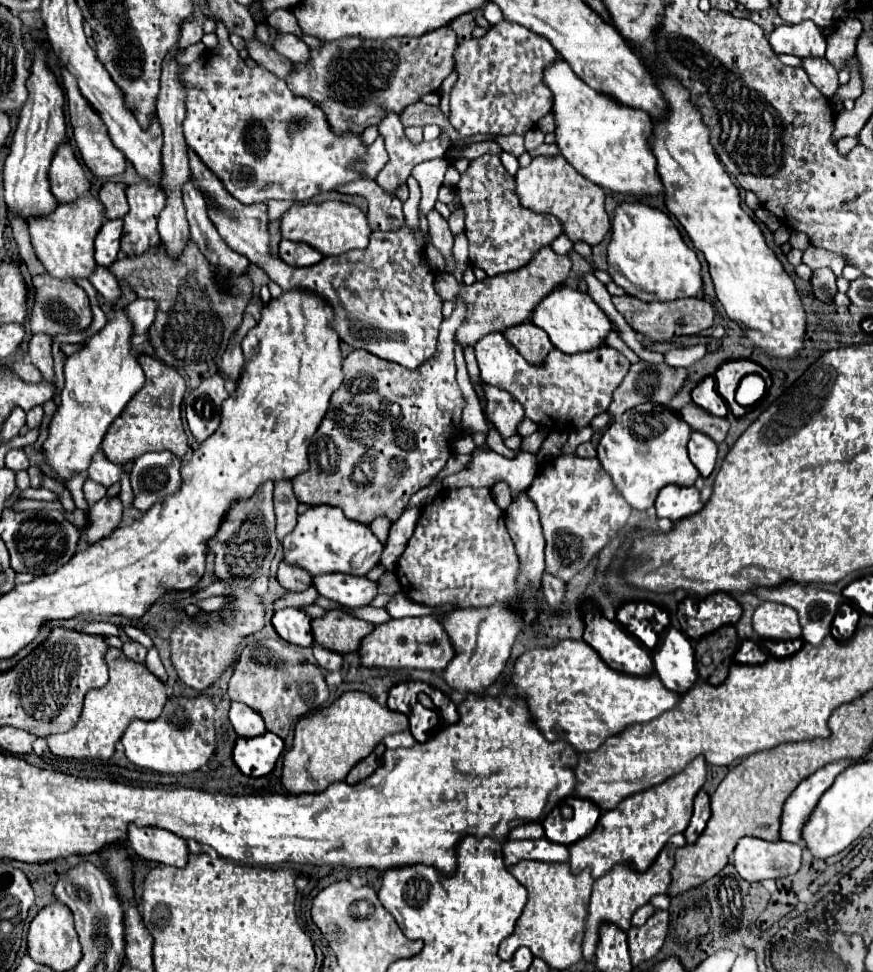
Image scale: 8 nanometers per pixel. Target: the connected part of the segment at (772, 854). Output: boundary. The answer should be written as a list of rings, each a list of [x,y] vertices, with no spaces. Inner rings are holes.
[[[742,837],[734,849],[734,867],[746,881],[764,881],[792,875],[802,865],[804,849],[788,841]]]

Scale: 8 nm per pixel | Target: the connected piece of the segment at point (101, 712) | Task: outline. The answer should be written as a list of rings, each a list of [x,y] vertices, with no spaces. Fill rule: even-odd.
[[[112,647],[106,653],[106,663],[110,669],[110,681],[104,687],[86,693],[84,711],[78,725],[70,729],[70,733],[56,733],[46,739],[54,755],[76,759],[110,759],[114,755],[116,741],[122,737],[130,721],[152,721],[160,717],[162,707],[168,701],[166,685],[154,673],[150,673],[146,665],[128,659],[122,649]]]

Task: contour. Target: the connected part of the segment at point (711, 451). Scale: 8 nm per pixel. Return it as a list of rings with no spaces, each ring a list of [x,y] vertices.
[[[692,431],[690,441],[688,441],[688,453],[690,453],[690,461],[696,465],[700,475],[708,477],[714,469],[714,463],[716,463],[714,441],[710,441],[710,437],[706,437],[704,433]]]

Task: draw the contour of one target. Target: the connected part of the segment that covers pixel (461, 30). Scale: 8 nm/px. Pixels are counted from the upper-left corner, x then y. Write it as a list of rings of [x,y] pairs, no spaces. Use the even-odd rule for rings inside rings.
[[[476,11],[464,13],[464,15],[456,17],[456,19],[452,19],[448,27],[450,27],[450,29],[454,29],[454,33],[456,33],[456,35],[464,35],[464,41],[466,41],[466,39],[470,39],[470,37],[472,37],[472,29],[476,27],[474,17],[476,17]]]

